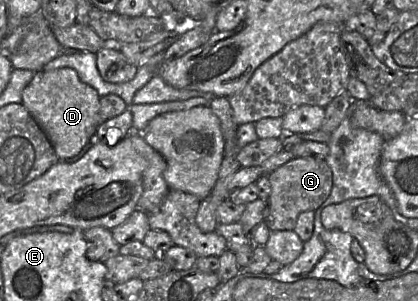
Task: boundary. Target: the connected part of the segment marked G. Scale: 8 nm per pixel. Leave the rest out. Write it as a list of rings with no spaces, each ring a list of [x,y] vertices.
[[[293,158],[268,175],[271,192],[267,199],[265,223],[271,231],[294,230],[302,212],[317,210],[329,197],[333,185],[332,171],[325,159]]]

